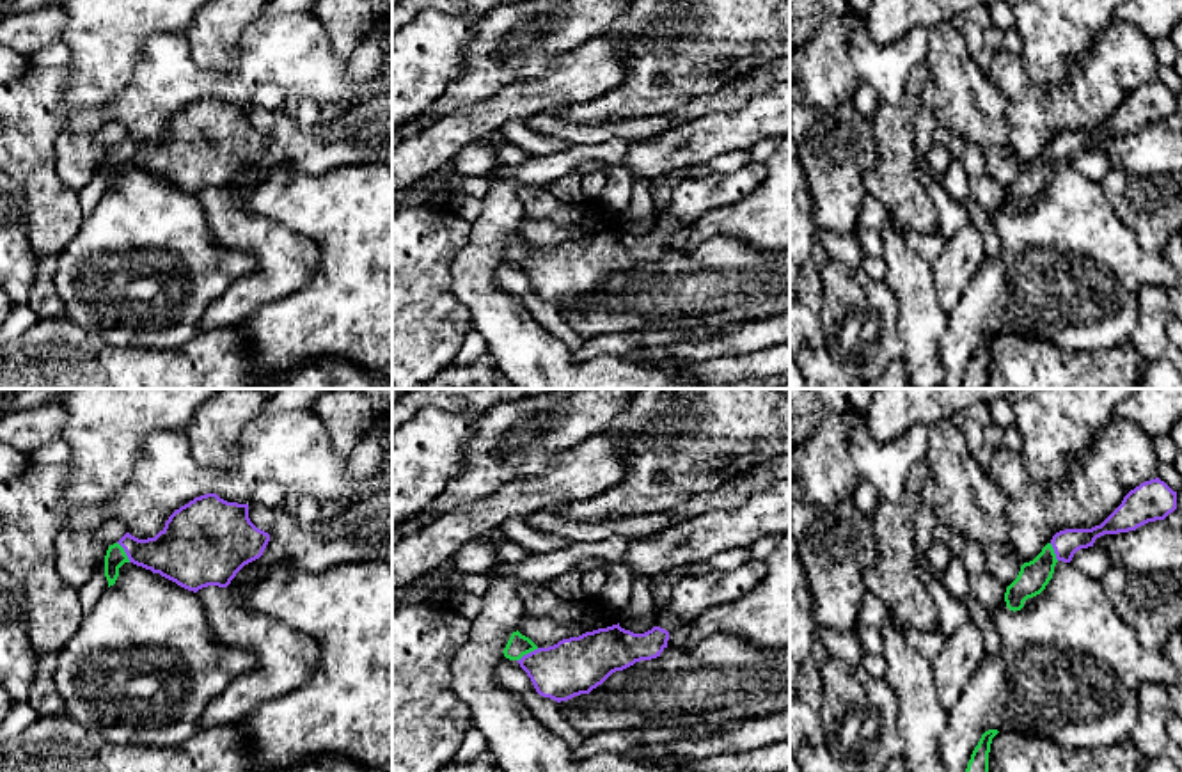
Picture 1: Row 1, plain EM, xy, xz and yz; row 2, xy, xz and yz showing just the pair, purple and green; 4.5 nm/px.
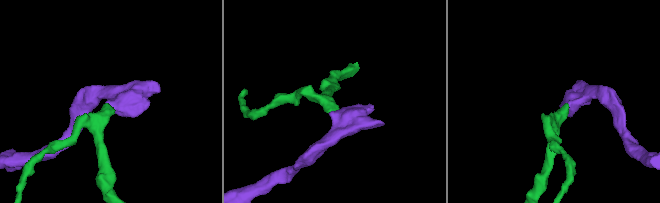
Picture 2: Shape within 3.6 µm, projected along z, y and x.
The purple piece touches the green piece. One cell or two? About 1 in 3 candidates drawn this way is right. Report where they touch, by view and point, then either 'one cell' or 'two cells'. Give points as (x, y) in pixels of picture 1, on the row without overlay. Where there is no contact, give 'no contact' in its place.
xz (527, 256) | one cell

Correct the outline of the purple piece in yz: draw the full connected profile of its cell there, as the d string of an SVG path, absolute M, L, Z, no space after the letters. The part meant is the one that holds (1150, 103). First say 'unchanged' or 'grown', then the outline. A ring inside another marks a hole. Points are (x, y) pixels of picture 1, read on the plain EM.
grown; M1155 80L1141 85L1100 128L1056 135L1033 163L1020 169L1017 181L1006 190L1006 209L1020 213L1028 201L1045 192L1058 163L1070 165L1077 153L1093 149L1097 140L1136 133L1148 124L1164 122L1175 112L1177 94L1164 83Z

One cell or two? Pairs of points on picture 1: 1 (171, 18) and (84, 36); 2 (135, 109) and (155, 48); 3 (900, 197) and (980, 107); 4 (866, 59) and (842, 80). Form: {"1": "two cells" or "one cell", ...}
{"1": "one cell", "2": "one cell", "3": "two cells", "4": "two cells"}

